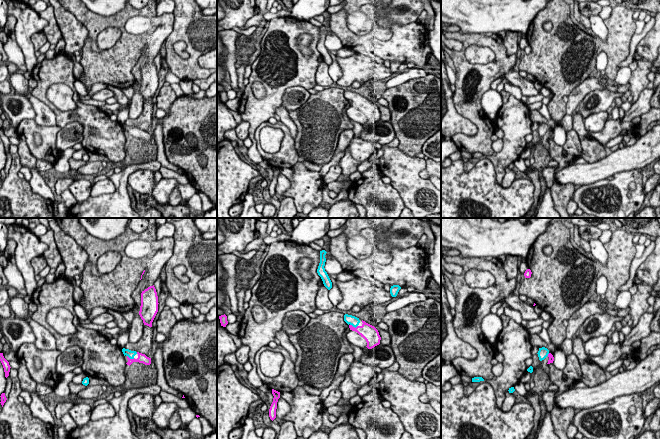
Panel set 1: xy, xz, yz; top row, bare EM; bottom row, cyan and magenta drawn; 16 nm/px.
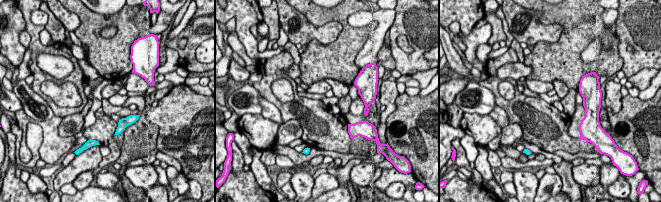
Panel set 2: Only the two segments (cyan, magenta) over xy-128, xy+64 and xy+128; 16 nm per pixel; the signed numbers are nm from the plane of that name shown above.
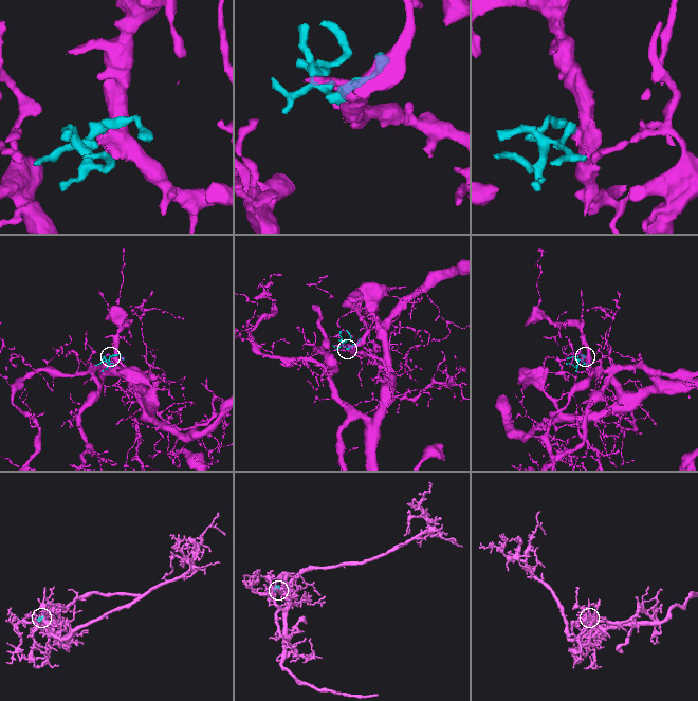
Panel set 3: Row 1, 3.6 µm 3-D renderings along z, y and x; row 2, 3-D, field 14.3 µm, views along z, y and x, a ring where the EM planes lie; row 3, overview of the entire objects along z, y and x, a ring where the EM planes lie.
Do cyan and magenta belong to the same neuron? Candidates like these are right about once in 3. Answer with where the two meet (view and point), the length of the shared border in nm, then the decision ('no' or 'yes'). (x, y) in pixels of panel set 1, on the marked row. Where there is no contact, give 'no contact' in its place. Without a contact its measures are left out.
xz (354, 326) | 130 nm | yes

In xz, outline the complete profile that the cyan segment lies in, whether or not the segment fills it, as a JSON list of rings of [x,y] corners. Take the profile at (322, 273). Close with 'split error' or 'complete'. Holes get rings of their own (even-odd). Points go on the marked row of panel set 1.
[[[325,250],[320,251],[320,263],[317,269],[317,273],[321,277],[324,286],[328,290],[330,290],[332,288],[332,282],[324,268],[326,262],[326,258],[325,258],[326,253],[327,252]]]; complete

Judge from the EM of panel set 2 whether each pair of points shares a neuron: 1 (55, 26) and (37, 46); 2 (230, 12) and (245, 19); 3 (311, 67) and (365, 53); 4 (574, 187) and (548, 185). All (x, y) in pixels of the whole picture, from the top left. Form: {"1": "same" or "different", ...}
{"1": "different", "2": "same", "3": "different", "4": "different"}

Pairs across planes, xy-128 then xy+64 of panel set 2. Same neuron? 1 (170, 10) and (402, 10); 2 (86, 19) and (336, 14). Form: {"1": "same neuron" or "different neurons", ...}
{"1": "different neurons", "2": "same neuron"}

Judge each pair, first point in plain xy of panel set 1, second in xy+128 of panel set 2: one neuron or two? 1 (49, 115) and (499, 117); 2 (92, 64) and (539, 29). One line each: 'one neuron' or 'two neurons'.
1: one neuron
2: two neurons

